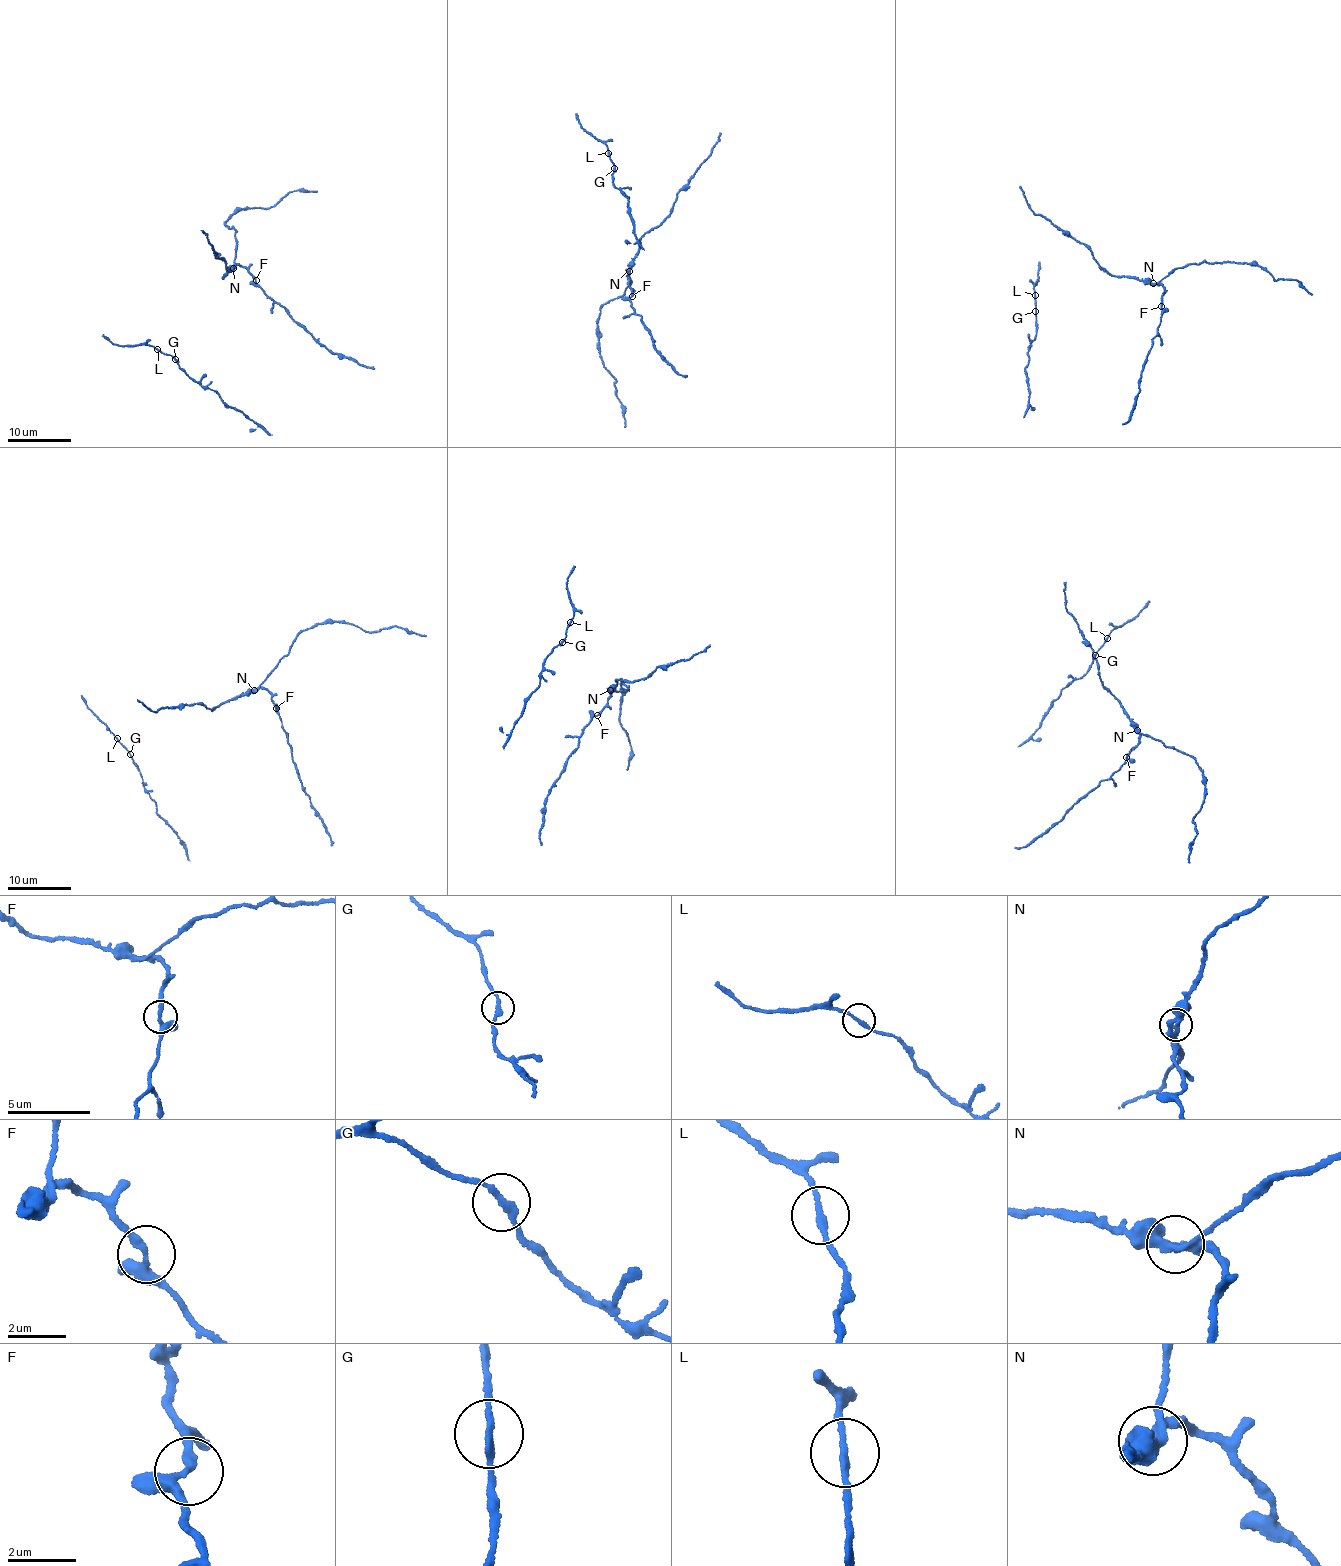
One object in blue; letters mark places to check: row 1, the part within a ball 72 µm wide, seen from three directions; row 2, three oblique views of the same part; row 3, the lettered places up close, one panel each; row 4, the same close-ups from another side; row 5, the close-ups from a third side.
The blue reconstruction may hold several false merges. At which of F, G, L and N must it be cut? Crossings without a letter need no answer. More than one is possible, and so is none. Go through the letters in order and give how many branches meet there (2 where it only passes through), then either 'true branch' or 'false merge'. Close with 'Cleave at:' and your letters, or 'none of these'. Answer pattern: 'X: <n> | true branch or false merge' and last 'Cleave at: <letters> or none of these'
F: 3 | true branch
G: 2 | true branch
L: 2 | false merge
N: 3 | false merge
Cleave at: L, N

